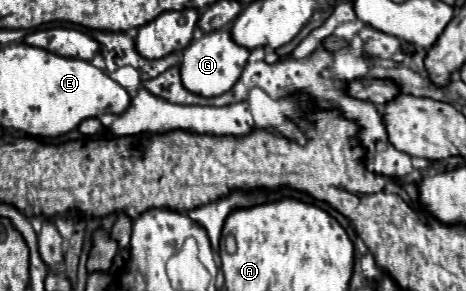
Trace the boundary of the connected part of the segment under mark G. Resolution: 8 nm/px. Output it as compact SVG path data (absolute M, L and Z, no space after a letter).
M220 29L220 31L206 33L184 49L182 63L180 63L182 83L190 93L196 93L202 97L216 97L220 93L226 93L238 81L238 77L248 61L248 55L250 55L250 51L246 47L236 45L228 31Z

